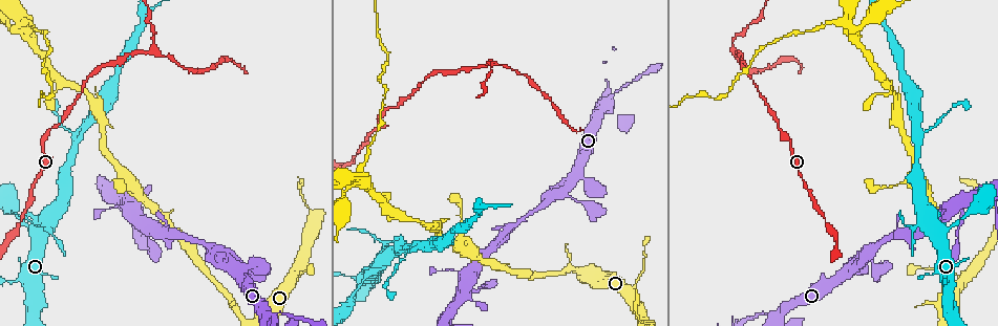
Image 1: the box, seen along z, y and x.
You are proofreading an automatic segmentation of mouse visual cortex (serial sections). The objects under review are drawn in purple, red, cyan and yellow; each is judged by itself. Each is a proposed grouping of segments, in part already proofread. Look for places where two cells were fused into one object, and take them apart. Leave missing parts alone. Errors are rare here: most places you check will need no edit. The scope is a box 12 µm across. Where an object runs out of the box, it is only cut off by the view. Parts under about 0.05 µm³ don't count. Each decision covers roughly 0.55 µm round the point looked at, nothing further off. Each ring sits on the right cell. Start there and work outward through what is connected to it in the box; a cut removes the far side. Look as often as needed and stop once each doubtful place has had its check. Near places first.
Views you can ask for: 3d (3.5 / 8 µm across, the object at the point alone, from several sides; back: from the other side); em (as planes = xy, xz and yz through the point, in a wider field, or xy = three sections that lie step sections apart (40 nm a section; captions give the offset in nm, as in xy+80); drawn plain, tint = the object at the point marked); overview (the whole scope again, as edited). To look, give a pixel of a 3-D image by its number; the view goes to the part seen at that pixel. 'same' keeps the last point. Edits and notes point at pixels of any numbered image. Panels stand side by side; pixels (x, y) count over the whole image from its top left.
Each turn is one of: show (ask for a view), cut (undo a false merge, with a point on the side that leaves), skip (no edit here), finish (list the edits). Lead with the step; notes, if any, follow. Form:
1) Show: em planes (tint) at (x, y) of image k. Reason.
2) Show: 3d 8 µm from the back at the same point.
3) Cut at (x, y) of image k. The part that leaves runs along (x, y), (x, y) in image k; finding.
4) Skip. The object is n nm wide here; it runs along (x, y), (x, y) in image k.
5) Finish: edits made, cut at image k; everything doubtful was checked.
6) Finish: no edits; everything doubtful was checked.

Show: 3d 3.5 µm from the back at (918, 141) of image 1. Side arm on a straight run.

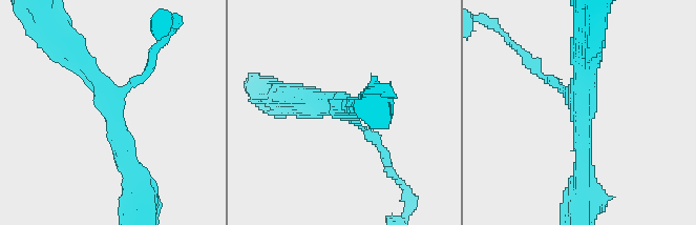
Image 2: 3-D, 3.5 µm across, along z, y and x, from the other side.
Show: em xy step 3 (tint) at (340, 105) of image 2. 3 arms meet here; the arms are 150, 250, 300 nm wide; now the EM.

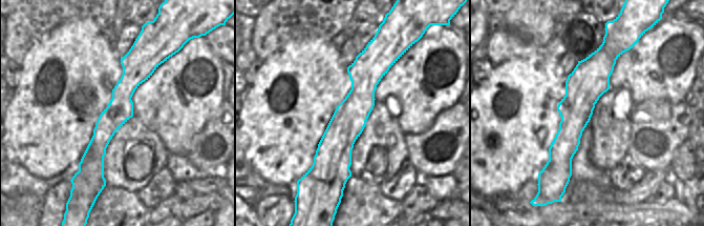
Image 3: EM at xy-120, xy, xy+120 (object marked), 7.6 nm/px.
Skip. It runs along (130, 174), (101, 86), (68, 50) in image 2; continuous, no second cell.

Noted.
Show: 3d 8 µm at (24, 30) of image 1. Sudden change in width.

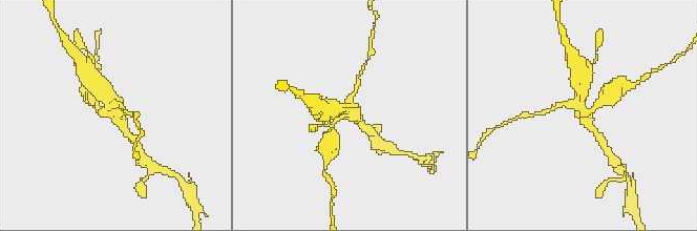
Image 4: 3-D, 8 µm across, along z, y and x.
Show: em planes (tint) at (587, 113) of image 4. Shape alone is not enough.

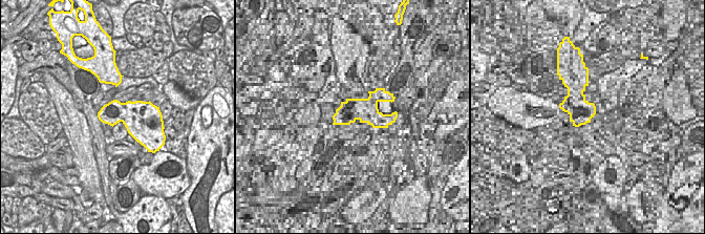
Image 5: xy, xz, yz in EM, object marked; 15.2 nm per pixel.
Cut at (599, 103) of image 4. The arms are 200, 250, 250, 350 nm wide; a second cell is stuck on.

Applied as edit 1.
Show: overview.

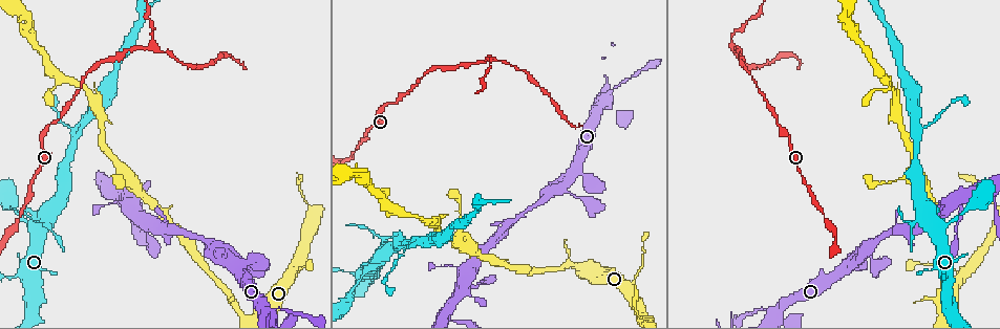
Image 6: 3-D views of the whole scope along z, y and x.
Show: 3d 3.5 µm at (151, 50) of image 6. Three-way junction.

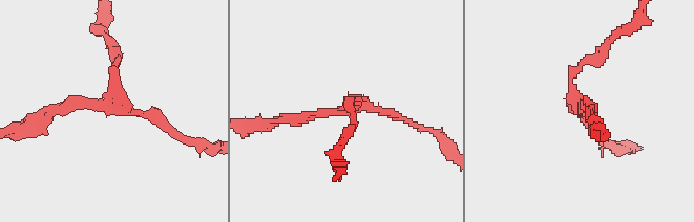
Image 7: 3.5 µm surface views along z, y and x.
Show: em xy step 3 (tint) at (582, 107) of image 7. 3 arms meet here; the arms are 150, 150, 150 nm wide.

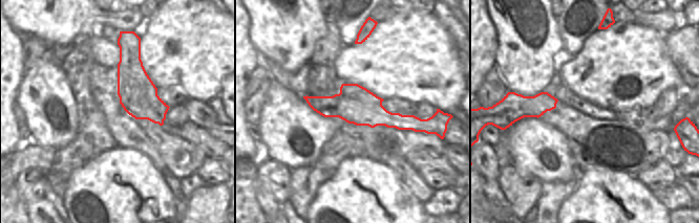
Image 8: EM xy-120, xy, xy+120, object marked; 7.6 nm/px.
Show: em xy step 5 (tint) at the same point.

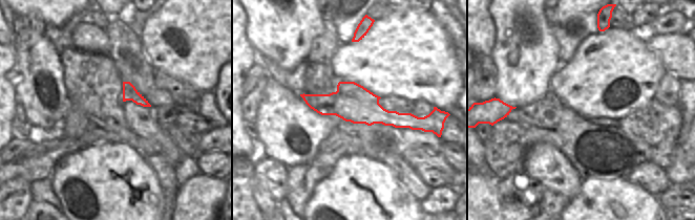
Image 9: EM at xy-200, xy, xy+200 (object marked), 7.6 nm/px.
Skip. It runs along (48, 115), (97, 103), (154, 115), (173, 132) in image 7; all the same cell.

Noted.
Finish: edits made, cut at image 4; everything doubtful was checked.

